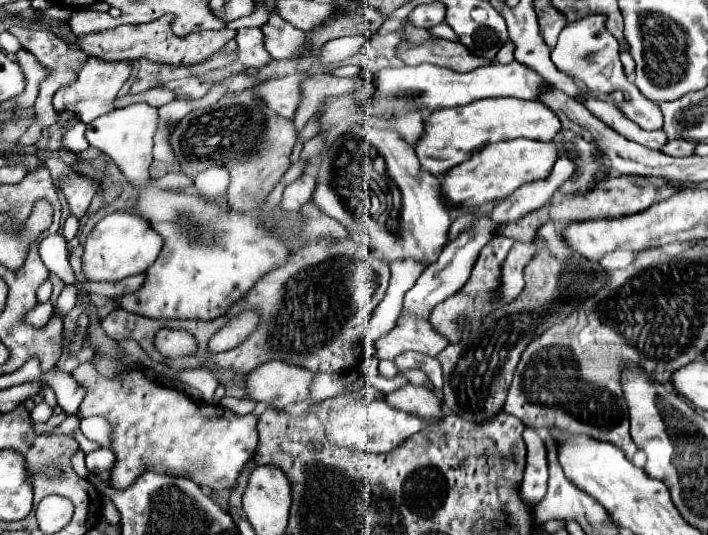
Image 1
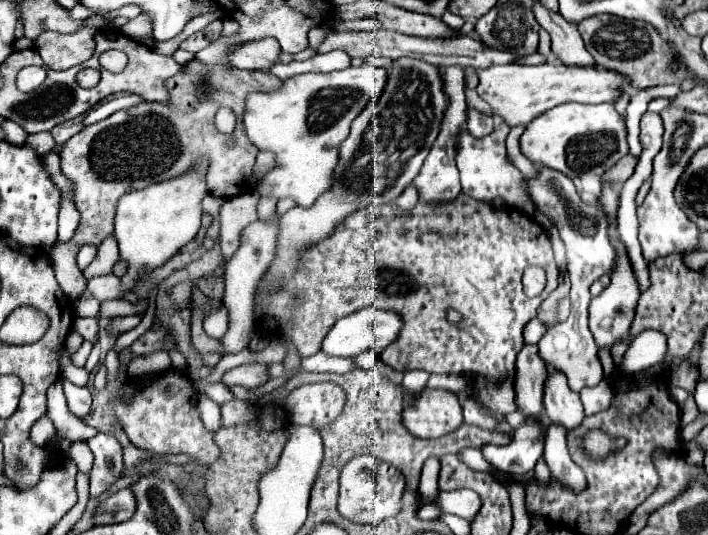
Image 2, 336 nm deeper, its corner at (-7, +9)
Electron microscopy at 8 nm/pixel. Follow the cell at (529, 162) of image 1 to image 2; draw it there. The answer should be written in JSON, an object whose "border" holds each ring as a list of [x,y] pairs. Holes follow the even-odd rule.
{"border":[[[560,104],[534,118],[526,126],[520,136],[520,150],[536,166],[564,172],[570,178],[582,172],[594,172],[602,176],[622,156],[628,154],[624,116],[616,112],[614,104]]]}

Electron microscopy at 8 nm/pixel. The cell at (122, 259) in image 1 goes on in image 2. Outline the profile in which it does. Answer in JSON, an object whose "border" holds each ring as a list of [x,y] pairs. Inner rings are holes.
{"border":[[[204,162],[196,170],[188,172],[188,176],[178,176],[178,180],[152,184],[144,190],[120,196],[114,216],[114,236],[120,244],[120,260],[128,264],[128,272],[122,278],[122,288],[126,292],[130,292],[142,270],[154,270],[162,266],[196,236],[202,216],[200,202],[204,196]]]}

